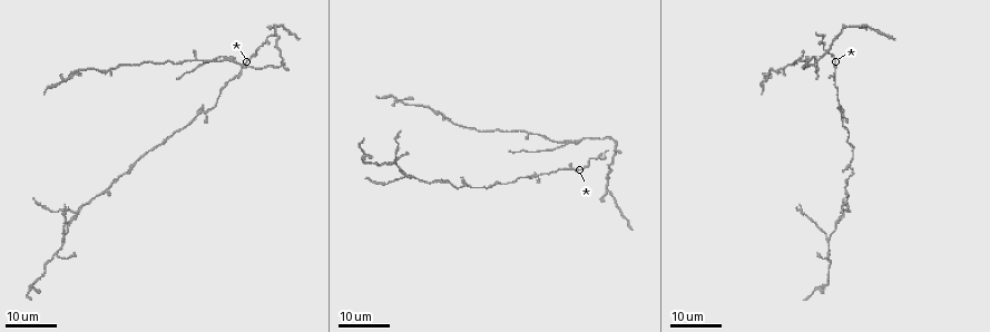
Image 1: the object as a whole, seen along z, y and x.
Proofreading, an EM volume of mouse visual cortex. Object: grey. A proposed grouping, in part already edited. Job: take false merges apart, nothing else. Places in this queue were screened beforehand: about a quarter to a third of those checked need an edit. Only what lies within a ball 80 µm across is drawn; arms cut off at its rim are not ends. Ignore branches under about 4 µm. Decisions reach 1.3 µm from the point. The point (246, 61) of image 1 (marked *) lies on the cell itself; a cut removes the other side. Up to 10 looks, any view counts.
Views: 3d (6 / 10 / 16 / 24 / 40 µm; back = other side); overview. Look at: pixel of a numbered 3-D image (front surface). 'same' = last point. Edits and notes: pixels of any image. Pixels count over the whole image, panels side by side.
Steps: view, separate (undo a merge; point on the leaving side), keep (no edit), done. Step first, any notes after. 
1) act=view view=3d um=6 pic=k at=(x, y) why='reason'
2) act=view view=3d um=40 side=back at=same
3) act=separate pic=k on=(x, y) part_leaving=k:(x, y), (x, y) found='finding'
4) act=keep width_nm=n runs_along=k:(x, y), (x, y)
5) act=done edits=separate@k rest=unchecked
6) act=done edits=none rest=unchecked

act=view view=3d um=16 pic=1 at=(255, 52)

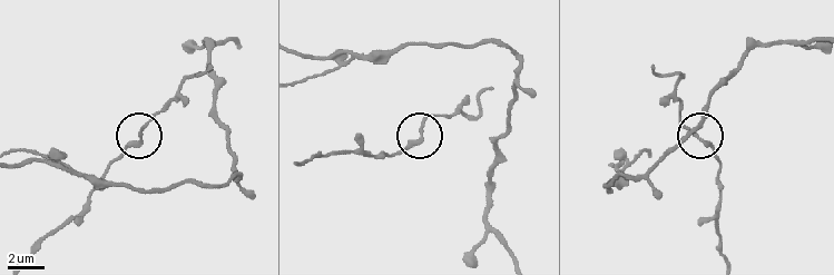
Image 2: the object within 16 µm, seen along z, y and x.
act=view view=3d um=10 pic=2 at=(140, 132)

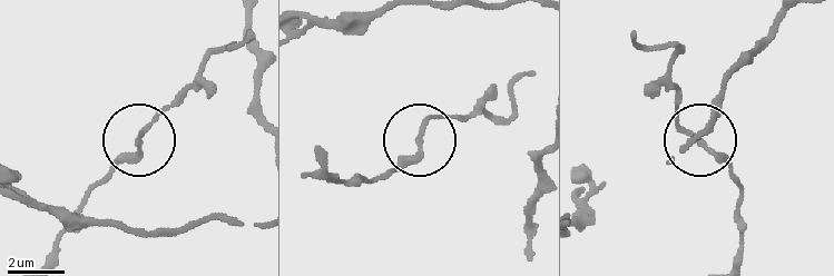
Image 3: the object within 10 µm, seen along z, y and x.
act=keep runs_along=3:(89, 191), (135, 150), (139, 134), (193, 81) found='one cell here'

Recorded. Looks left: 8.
act=view view=3d um=16 pic=1 at=(566, 144) why='three arms meet'

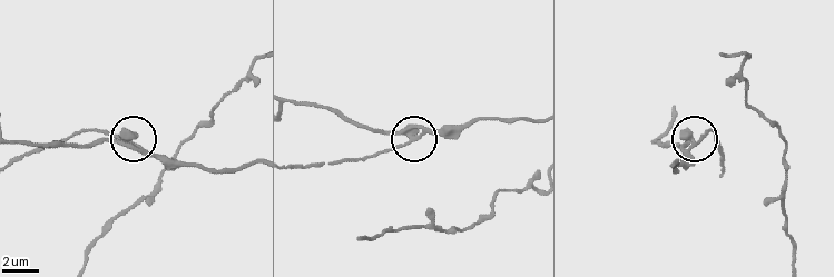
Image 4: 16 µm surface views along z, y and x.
act=view view=3d um=6 pic=4 at=(129, 138) why='zoom in'

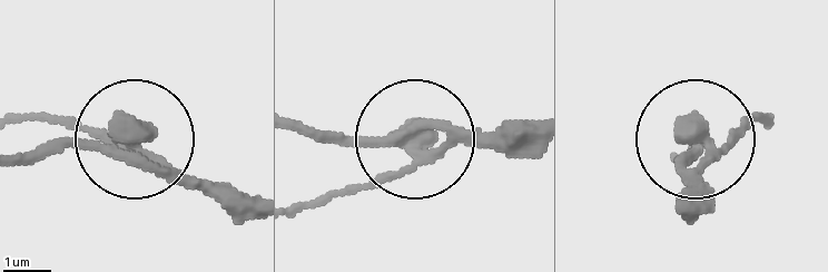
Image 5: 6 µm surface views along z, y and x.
act=separate pic=5 on=(91, 128) part_leaving=5:(144, 149), (16, 114) found='a second cell is stuck on'

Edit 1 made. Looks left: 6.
act=view view=overview

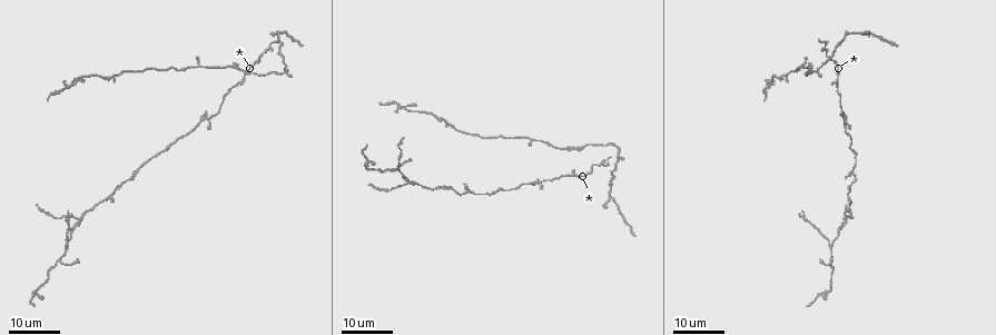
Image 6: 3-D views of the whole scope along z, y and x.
act=view view=3d um=24 pic=6 at=(787, 77)

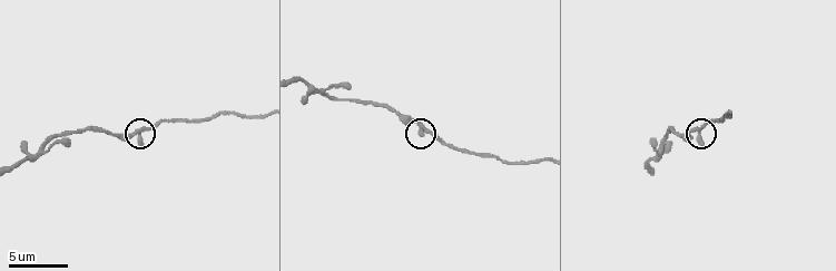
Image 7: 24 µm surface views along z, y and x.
act=view view=3d um=6 pic=7 at=(141, 128)

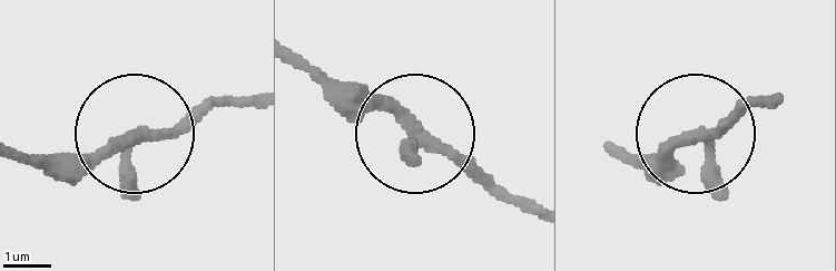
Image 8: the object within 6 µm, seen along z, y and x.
act=keep arms=3 runs_along=8:(776, 105), (625, 161) found='all the same cell'

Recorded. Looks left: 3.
act=view view=3d um=16 pic=6 at=(81, 218)

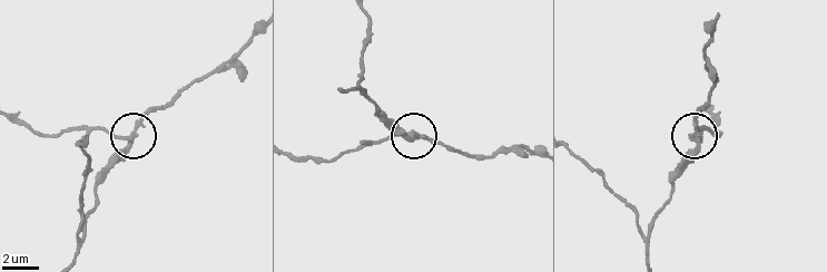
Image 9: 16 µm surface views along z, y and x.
act=view view=3d um=10 pic=9 at=(128, 145)

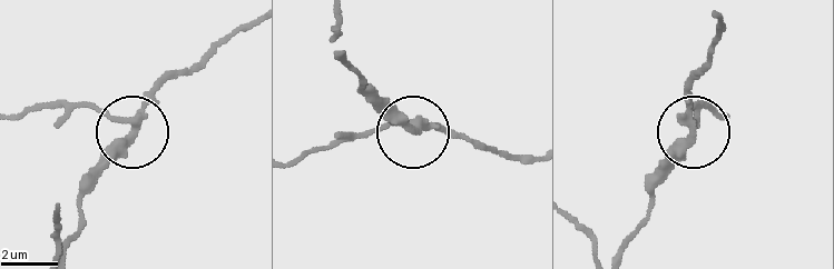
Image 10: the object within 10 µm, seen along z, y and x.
act=view view=3d um=10 side=back pic=10 at=(131, 127)

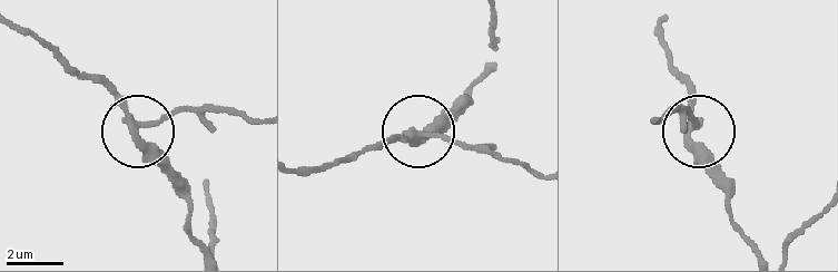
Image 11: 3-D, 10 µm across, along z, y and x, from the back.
act=separate pic=11 on=(173, 110) part_leaving=11:(137, 119), (177, 113), (256, 119) found='a second cell is stuck on'

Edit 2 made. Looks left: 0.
act=done edits=separate@5,separate@11 rest=unchecked

